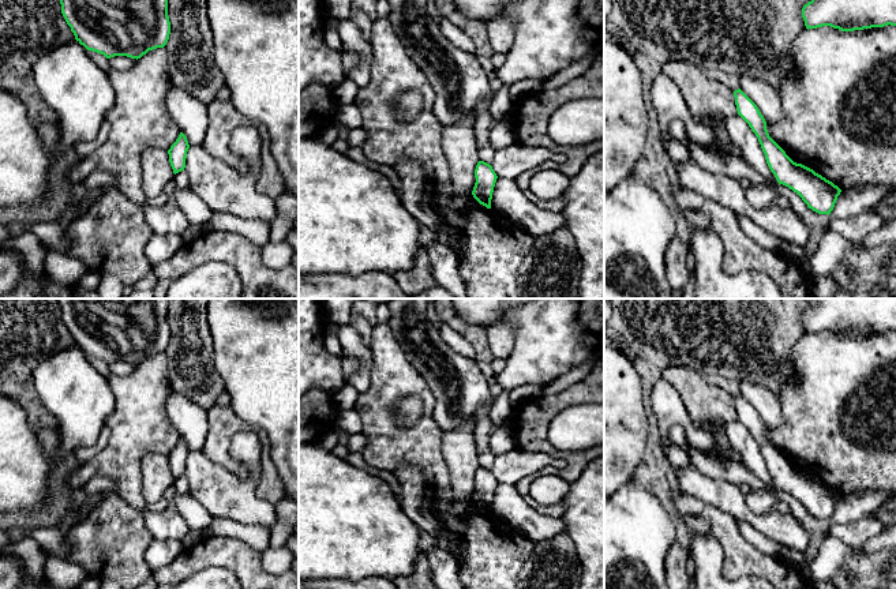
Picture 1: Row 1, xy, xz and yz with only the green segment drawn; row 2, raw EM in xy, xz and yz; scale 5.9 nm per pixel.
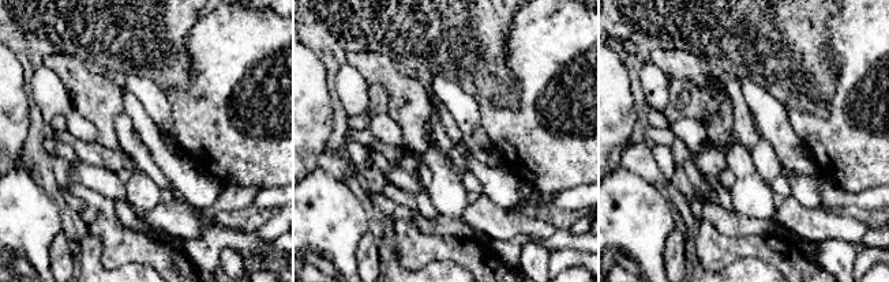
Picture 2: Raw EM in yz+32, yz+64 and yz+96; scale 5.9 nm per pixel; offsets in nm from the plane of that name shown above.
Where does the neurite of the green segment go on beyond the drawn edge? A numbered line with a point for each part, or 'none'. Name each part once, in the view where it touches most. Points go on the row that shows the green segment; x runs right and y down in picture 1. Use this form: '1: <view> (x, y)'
none

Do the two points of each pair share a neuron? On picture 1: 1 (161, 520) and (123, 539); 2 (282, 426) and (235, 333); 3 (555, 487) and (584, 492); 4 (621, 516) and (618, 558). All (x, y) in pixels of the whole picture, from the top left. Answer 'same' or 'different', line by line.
1: different
2: same
3: different
4: same

